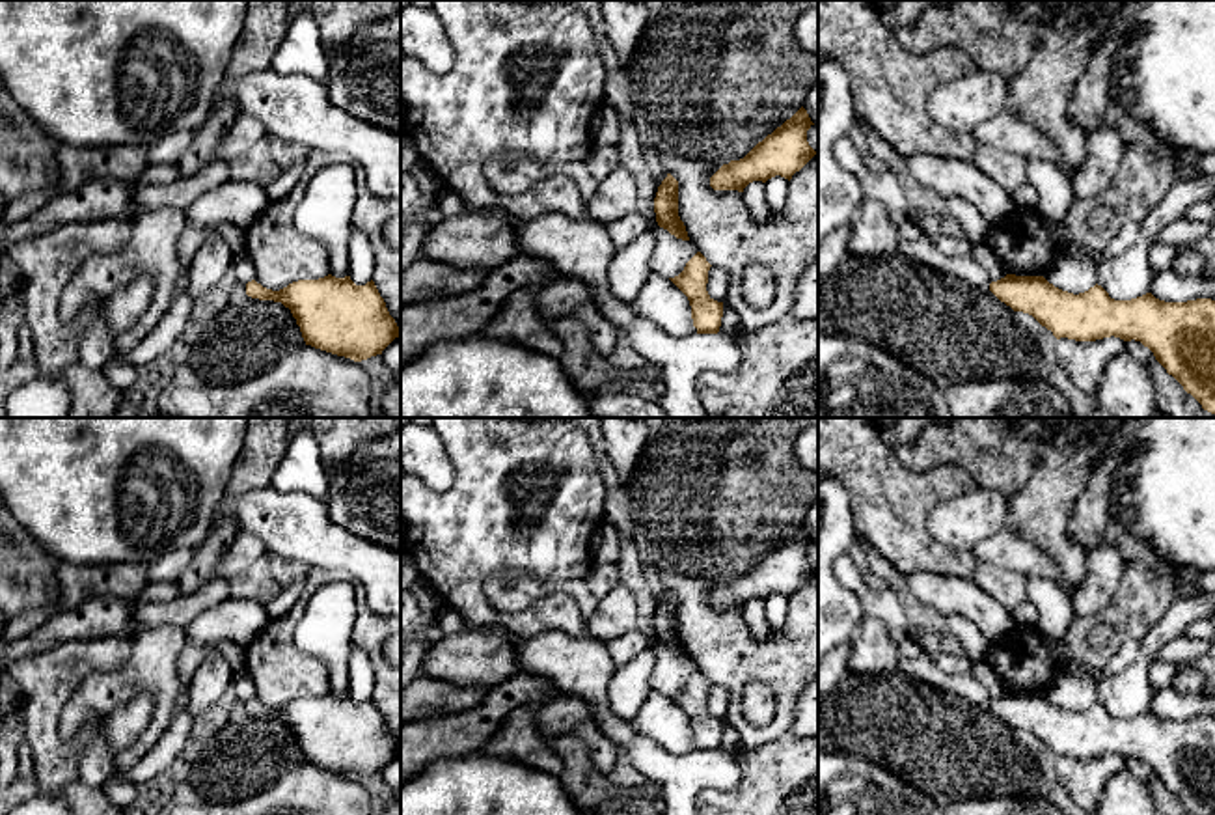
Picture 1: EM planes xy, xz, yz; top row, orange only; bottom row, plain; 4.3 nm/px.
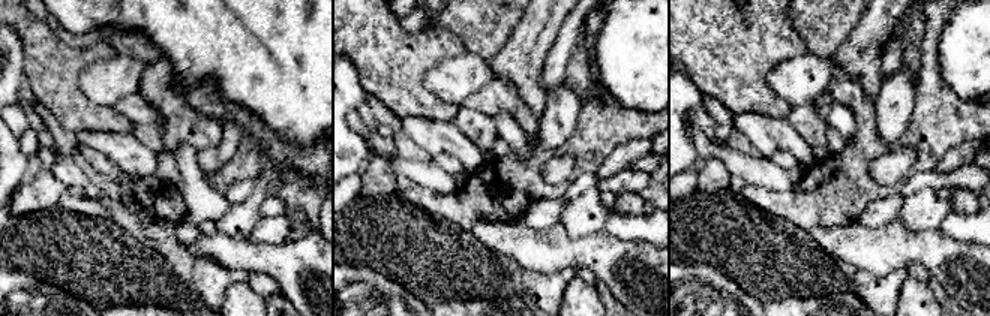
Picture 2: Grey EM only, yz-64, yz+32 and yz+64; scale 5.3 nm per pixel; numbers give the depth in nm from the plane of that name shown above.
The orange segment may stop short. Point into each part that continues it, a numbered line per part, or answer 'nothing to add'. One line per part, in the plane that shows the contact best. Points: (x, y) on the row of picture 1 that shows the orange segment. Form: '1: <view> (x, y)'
nothing to add

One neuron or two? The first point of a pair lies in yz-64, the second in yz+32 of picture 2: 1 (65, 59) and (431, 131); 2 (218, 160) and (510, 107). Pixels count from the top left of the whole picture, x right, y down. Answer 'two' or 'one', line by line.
1: two
2: two

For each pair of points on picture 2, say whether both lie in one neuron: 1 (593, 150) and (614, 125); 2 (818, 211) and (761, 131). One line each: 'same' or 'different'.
1: same
2: different

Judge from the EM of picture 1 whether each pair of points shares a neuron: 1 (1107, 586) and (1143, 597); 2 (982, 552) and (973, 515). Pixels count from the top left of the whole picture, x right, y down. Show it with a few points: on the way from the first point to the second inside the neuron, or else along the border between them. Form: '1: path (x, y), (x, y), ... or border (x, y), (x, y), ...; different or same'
1: border (1126, 562), (1120, 588), (1109, 605); different
2: border (1005, 526), (969, 551); different

